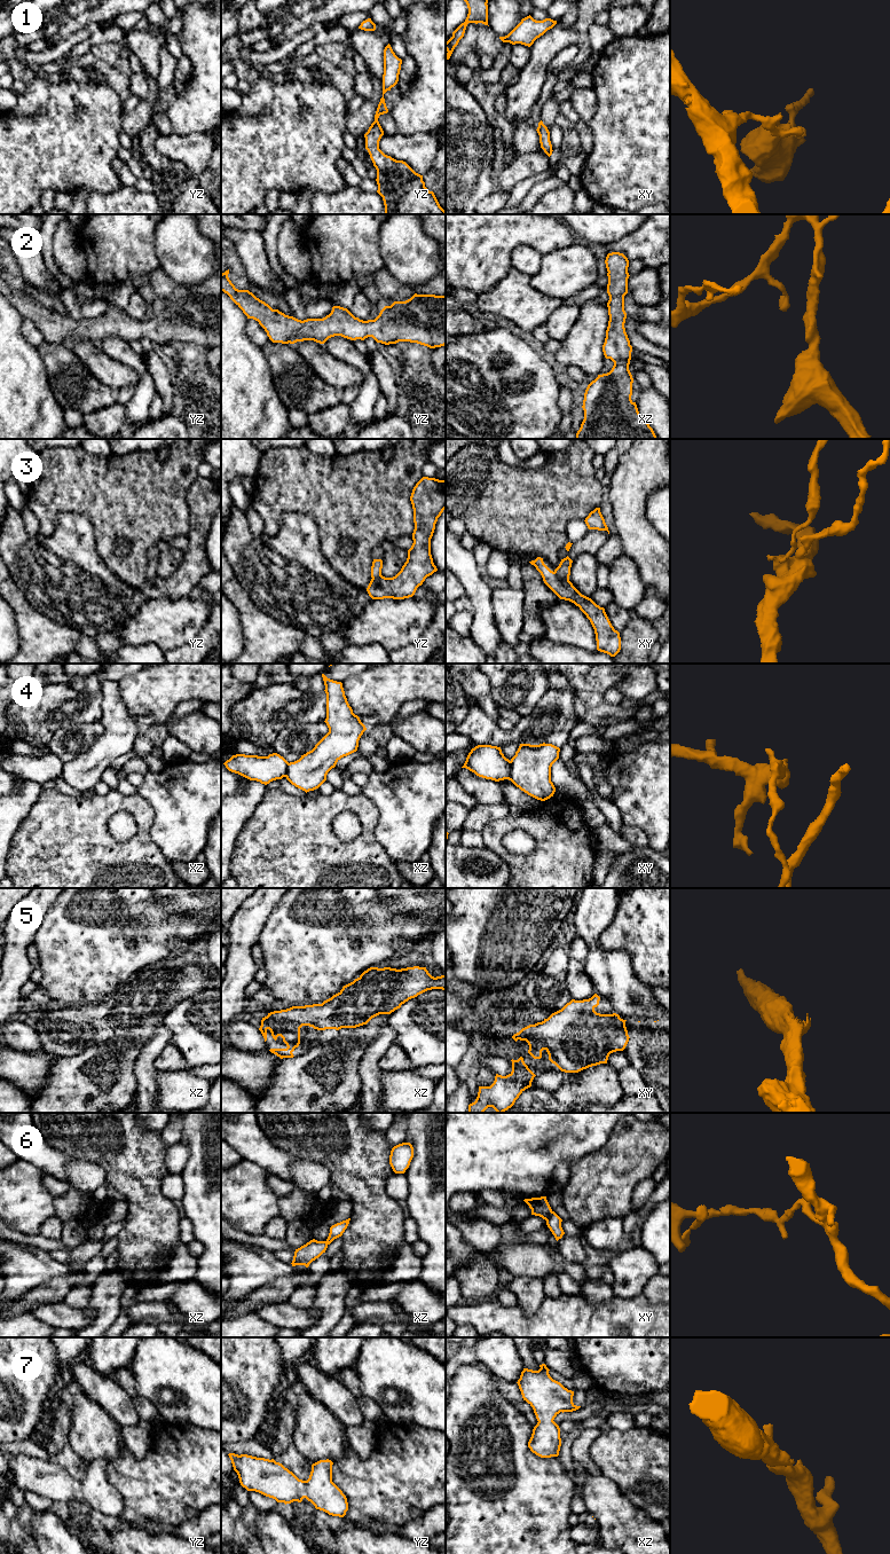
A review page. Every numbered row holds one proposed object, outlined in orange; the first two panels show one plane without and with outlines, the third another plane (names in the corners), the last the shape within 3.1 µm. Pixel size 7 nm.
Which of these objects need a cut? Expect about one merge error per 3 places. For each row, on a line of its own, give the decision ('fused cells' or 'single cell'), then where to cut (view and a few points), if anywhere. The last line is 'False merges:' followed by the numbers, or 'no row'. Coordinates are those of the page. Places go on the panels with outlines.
1: single cell; cut none
2: single cell; cut none
3: fused cells; cut xy (554, 571), (559, 578), (568, 579)
4: fused cells; cut xy (511, 761), (510, 779)
5: single cell; cut none
6: fused cells; cut xy (552, 1211), (545, 1219)
7: single cell; cut none
False merges: 3, 4, 6

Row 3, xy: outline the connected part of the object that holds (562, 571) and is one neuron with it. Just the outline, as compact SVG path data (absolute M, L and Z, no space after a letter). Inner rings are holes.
M567 556L561 559L559 566L554 570L559 579L569 579L573 560Z

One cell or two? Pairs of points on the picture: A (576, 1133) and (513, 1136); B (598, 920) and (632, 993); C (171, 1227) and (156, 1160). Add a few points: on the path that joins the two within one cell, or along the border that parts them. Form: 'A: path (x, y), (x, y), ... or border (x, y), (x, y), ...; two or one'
A: path (560, 1133), (529, 1133); one
B: path (593, 939), (598, 958), (614, 974); one
C: path (154, 1210), (154, 1177); one

